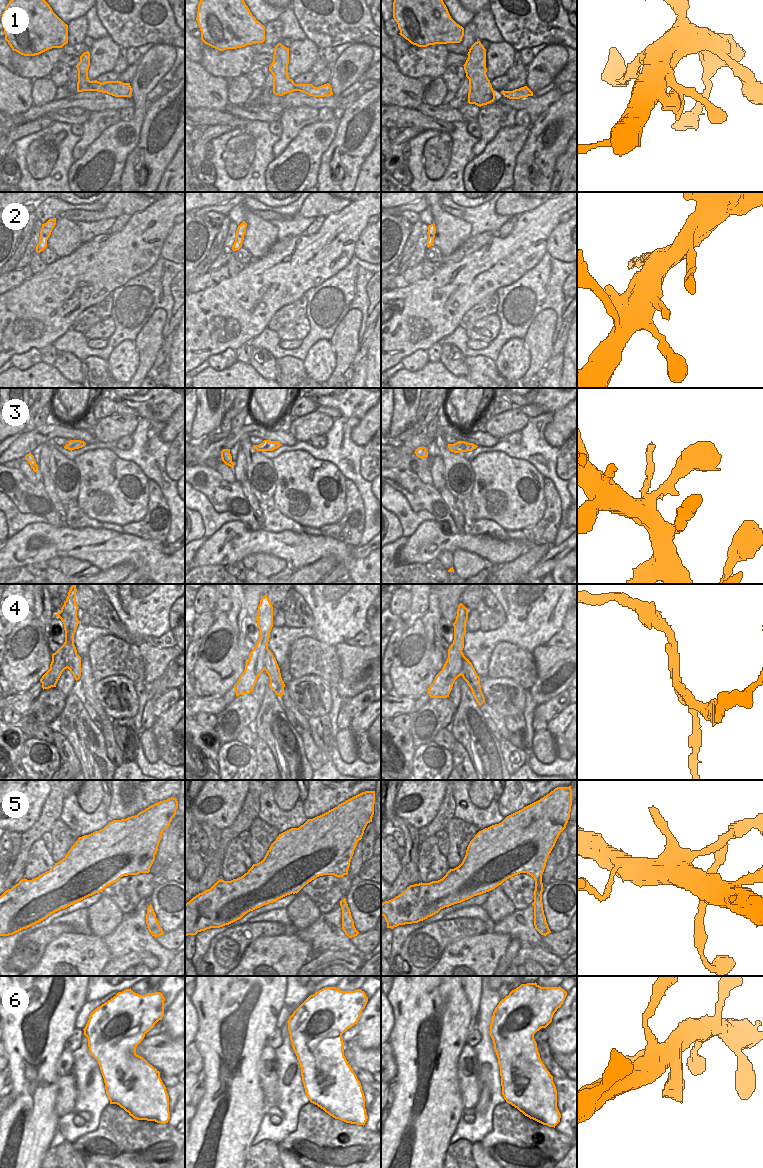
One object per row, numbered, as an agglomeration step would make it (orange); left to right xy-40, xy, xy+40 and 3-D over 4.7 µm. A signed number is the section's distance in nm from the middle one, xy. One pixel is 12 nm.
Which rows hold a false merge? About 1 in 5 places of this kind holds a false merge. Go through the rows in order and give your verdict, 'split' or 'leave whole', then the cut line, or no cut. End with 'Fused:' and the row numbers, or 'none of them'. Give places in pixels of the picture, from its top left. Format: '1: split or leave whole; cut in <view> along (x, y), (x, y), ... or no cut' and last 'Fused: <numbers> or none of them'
1: leave whole; no cut
2: split; cut in xy along (237, 229), (237, 236), (235, 238)
3: leave whole; no cut
4: split; cut in xy along (272, 653), (272, 656), (265, 663), (264, 669)
5: leave whole; no cut
6: leave whole; no cut
Fused: 2, 4

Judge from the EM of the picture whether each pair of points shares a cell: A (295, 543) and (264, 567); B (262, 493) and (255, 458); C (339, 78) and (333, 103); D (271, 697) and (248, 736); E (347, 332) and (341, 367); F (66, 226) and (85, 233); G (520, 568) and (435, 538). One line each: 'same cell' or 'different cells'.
A: different cells
B: same cell
C: different cells
D: different cells
E: same cell
F: different cells
G: different cells

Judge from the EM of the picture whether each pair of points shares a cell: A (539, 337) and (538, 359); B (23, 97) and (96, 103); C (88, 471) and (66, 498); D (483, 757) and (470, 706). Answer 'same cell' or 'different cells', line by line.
A: same cell
B: different cells
C: different cells
D: same cell

